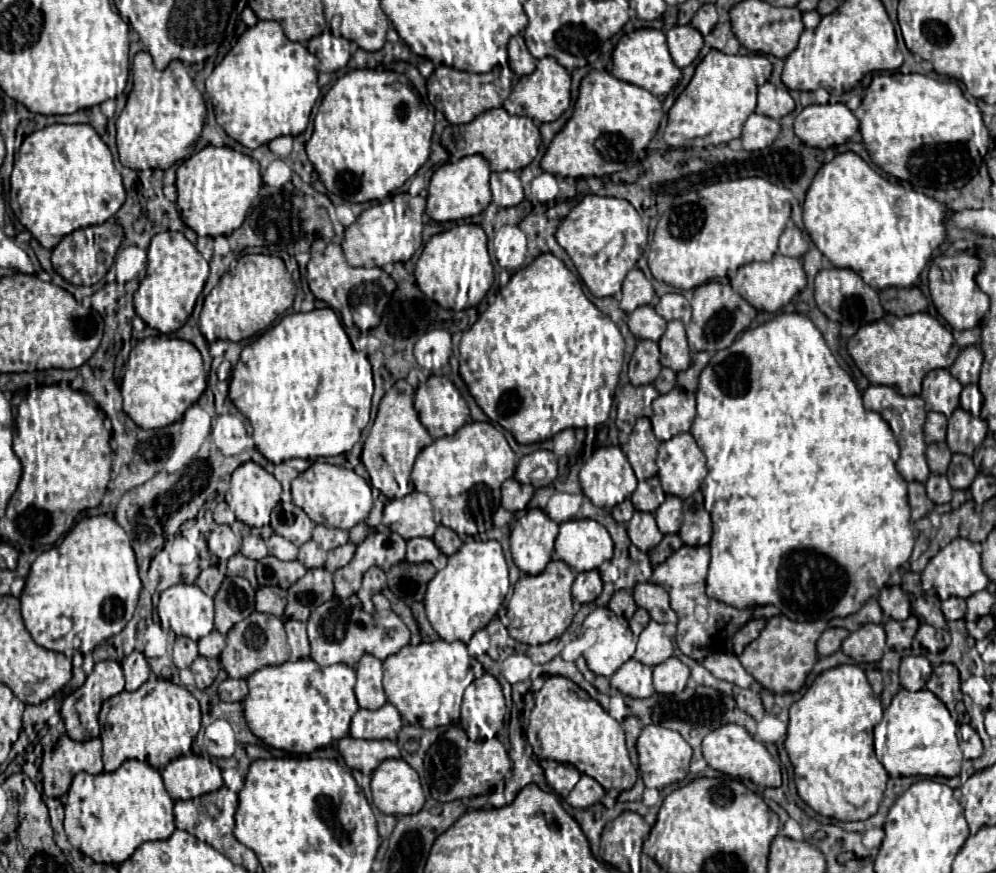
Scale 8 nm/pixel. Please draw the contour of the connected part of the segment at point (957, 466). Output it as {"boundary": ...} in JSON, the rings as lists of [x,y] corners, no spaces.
{"boundary":[[[954,454],[952,462],[950,462],[950,468],[946,472],[946,476],[950,480],[950,486],[954,490],[968,490],[970,484],[974,482],[976,474],[978,474],[978,470],[972,464],[972,458],[964,456],[964,454]]]}

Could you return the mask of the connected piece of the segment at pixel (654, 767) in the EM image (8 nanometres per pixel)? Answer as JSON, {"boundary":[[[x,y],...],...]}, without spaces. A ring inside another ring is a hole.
{"boundary":[[[644,726],[638,742],[638,768],[642,772],[642,780],[646,784],[646,788],[664,788],[672,782],[682,780],[688,774],[688,766],[690,766],[690,758],[692,758],[692,748],[690,744],[674,730],[668,730],[664,726]]]}

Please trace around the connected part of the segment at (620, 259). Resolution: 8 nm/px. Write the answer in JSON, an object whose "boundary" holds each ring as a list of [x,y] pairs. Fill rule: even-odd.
{"boundary":[[[588,194],[562,220],[556,240],[572,258],[588,290],[604,298],[620,292],[622,280],[636,266],[648,244],[648,228],[628,200]]]}

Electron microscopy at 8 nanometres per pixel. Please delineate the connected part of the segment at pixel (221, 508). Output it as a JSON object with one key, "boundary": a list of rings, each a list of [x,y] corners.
{"boundary":[[[225,501],[220,502],[214,510],[214,520],[216,524],[232,524],[236,518],[234,518],[234,512],[230,510]]]}

